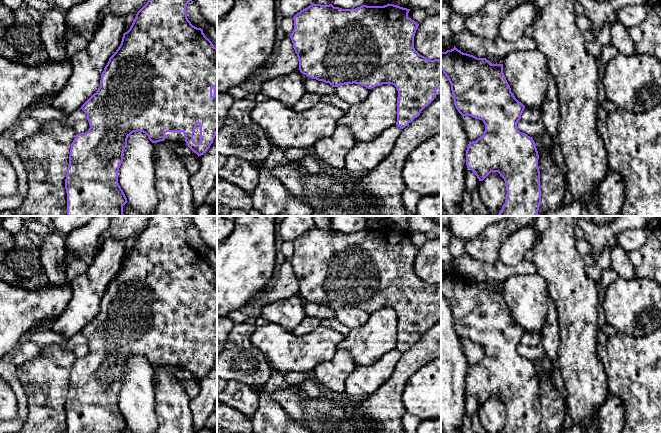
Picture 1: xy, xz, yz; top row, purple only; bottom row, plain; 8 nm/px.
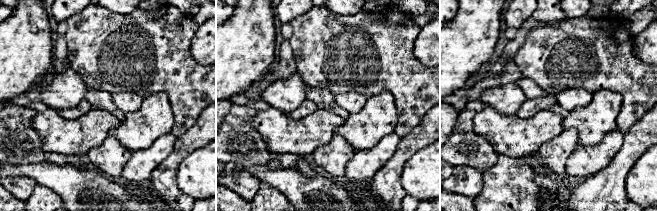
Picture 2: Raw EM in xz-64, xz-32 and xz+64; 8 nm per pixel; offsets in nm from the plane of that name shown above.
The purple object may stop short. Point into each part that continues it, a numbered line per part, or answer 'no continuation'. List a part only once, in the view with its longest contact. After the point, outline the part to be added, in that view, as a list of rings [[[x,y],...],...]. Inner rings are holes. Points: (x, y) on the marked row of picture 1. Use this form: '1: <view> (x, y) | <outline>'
1: xy (196, 136) | [[[199,124],[196,125],[196,129],[193,134],[193,140],[196,143],[200,143],[200,125]]]

